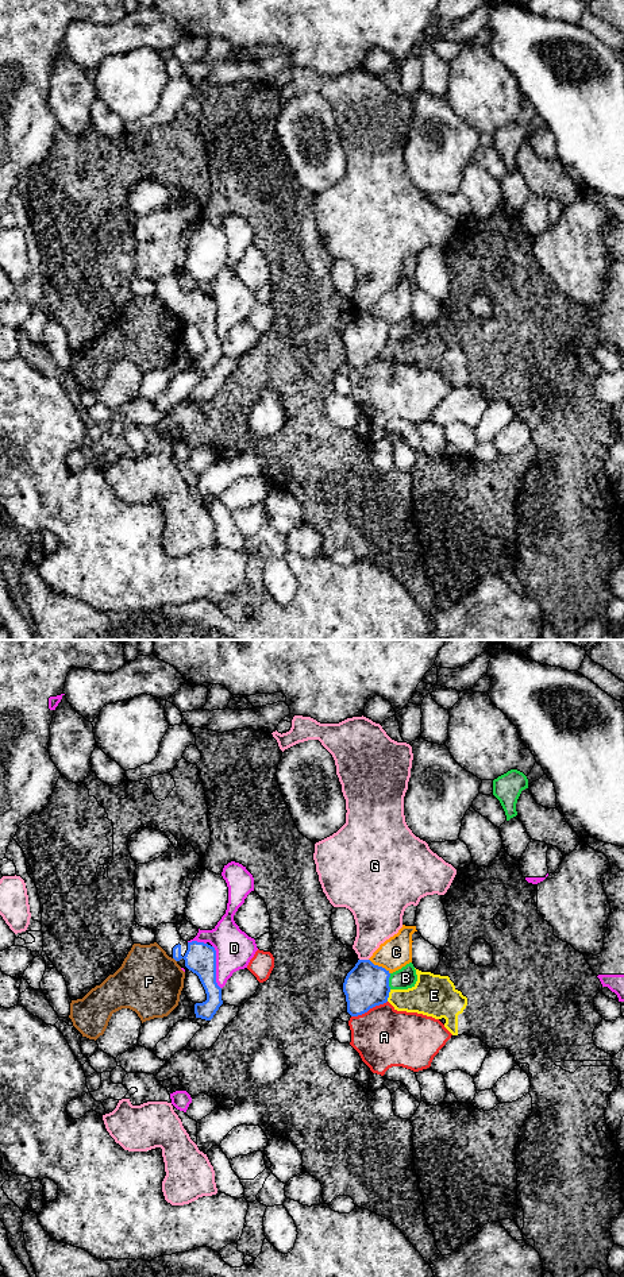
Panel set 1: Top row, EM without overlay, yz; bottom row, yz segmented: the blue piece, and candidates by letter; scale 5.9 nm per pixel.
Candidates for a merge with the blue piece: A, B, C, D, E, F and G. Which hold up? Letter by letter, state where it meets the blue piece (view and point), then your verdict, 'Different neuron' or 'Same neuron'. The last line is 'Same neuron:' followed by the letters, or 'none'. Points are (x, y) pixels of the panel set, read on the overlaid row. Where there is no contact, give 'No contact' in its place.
A: Touches blue at yz (369, 1009). Different neuron
B: Touches blue at yz (388, 982). Different neuron
C: Touches blue at yz (380, 967). Different neuron
D: Touches blue at yz (215, 967). Different neuron
E: Touches blue at yz (388, 995). Different neuron
F: Touches blue at yz (174, 959). Different neuron
G: Touches blue at yz (364, 960). Different neuron
Same neuron: none

